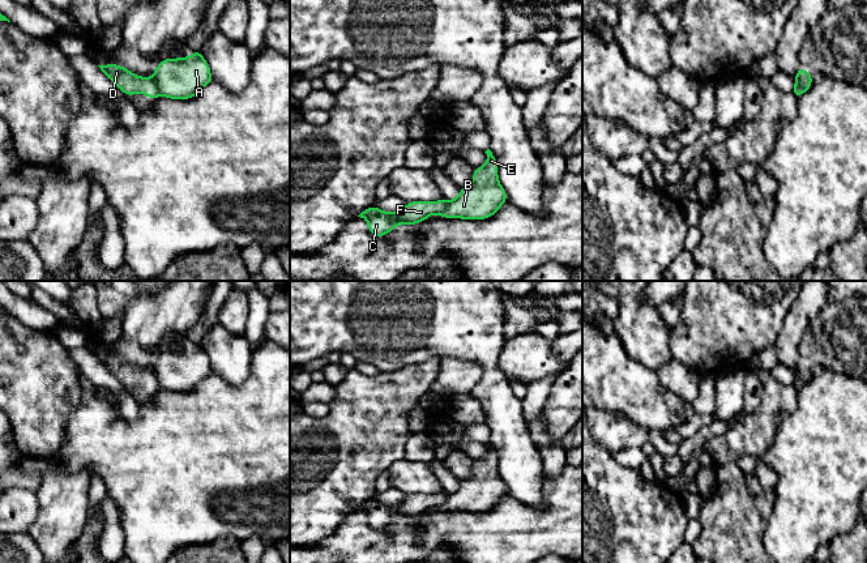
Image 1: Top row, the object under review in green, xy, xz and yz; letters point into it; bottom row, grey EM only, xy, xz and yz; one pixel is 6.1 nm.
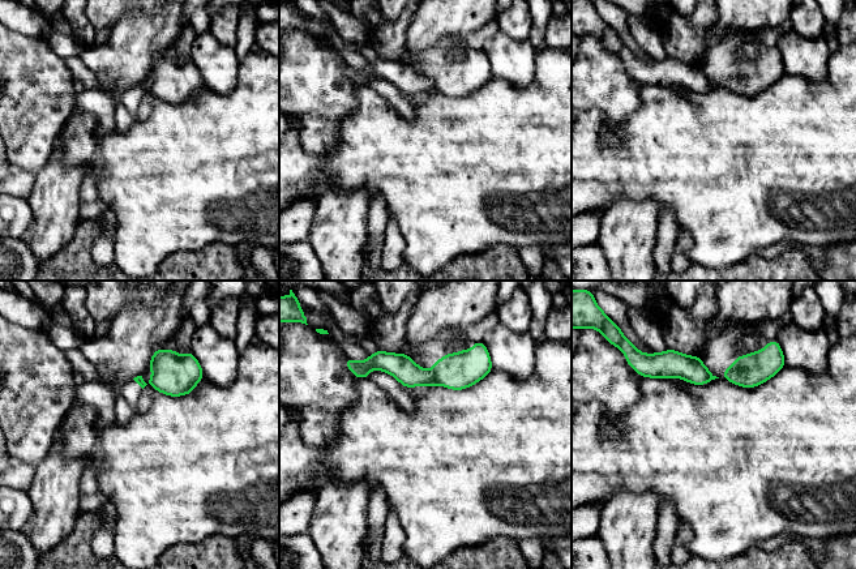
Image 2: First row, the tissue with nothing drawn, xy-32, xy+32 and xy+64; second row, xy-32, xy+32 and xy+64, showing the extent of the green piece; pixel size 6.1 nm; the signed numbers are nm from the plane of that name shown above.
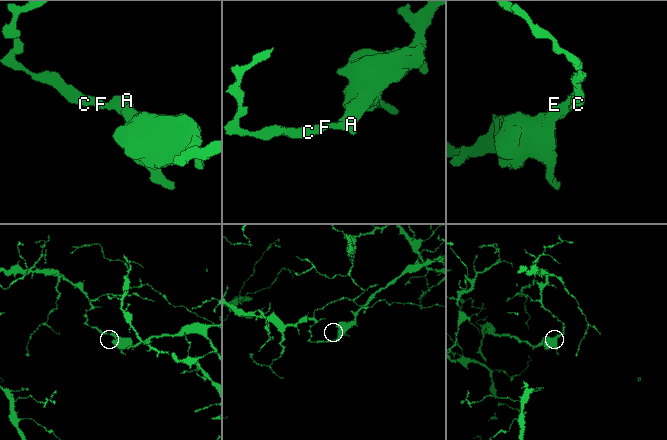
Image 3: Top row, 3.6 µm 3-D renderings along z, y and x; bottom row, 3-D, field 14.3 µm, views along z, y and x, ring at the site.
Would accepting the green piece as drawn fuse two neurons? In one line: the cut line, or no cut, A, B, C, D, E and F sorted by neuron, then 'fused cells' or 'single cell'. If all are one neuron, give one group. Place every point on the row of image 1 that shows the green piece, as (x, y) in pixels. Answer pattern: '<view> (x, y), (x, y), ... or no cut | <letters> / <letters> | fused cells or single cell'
xy (152, 79), (159, 94) | A B E / C D F | fused cells

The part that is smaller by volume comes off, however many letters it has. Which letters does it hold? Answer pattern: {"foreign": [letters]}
{"foreign": ["A", "B", "E"]}

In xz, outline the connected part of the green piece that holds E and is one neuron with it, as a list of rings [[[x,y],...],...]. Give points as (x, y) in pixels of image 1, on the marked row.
[[[490,149],[484,153],[487,163],[474,169],[473,183],[462,187],[456,200],[448,201],[441,217],[483,219],[494,216],[507,201],[507,193],[497,180],[496,158]]]

